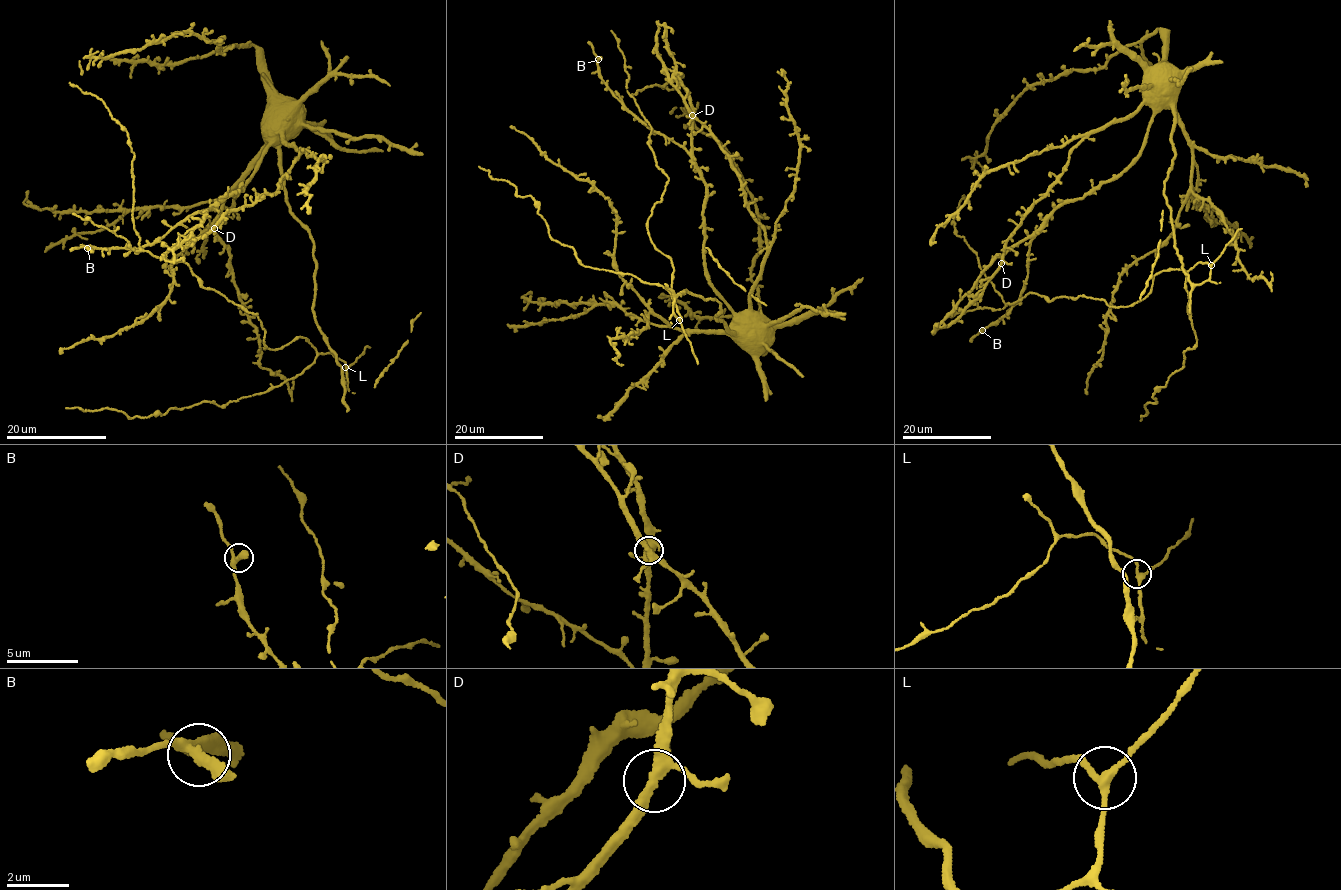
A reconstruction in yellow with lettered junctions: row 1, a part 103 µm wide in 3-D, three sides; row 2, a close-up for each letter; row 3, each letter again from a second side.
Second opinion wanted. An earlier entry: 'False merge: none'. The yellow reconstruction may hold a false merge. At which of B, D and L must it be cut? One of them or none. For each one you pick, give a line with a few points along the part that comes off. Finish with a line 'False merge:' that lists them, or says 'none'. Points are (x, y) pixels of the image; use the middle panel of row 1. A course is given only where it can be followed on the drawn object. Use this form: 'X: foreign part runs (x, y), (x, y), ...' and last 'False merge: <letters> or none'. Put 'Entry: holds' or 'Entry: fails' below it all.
False merge: none
Entry: holds

